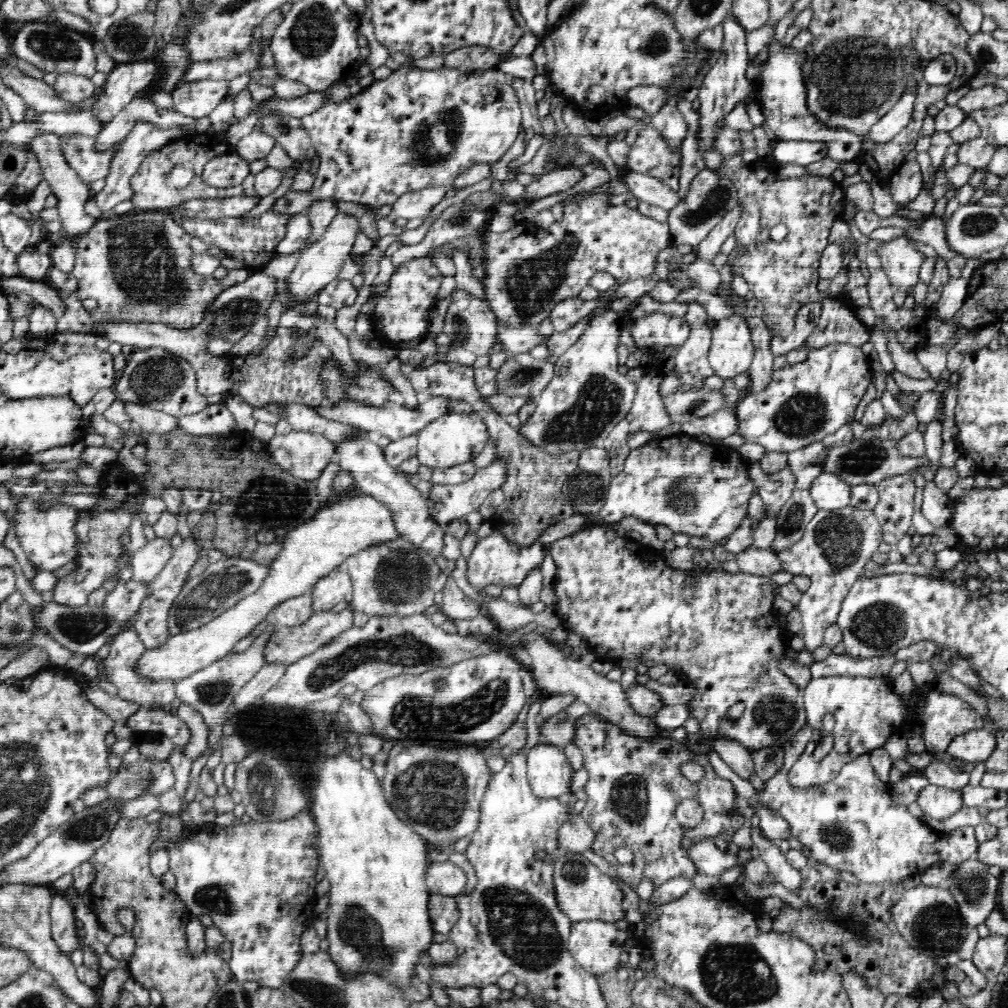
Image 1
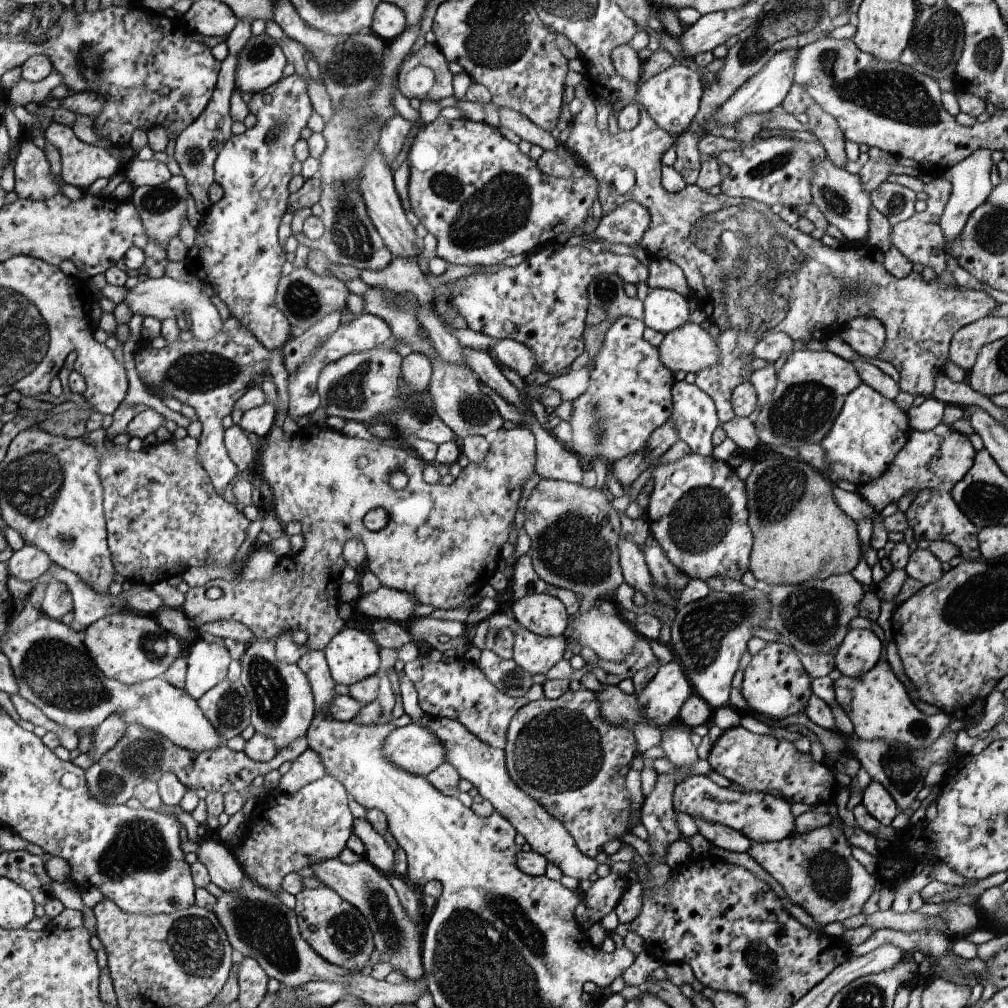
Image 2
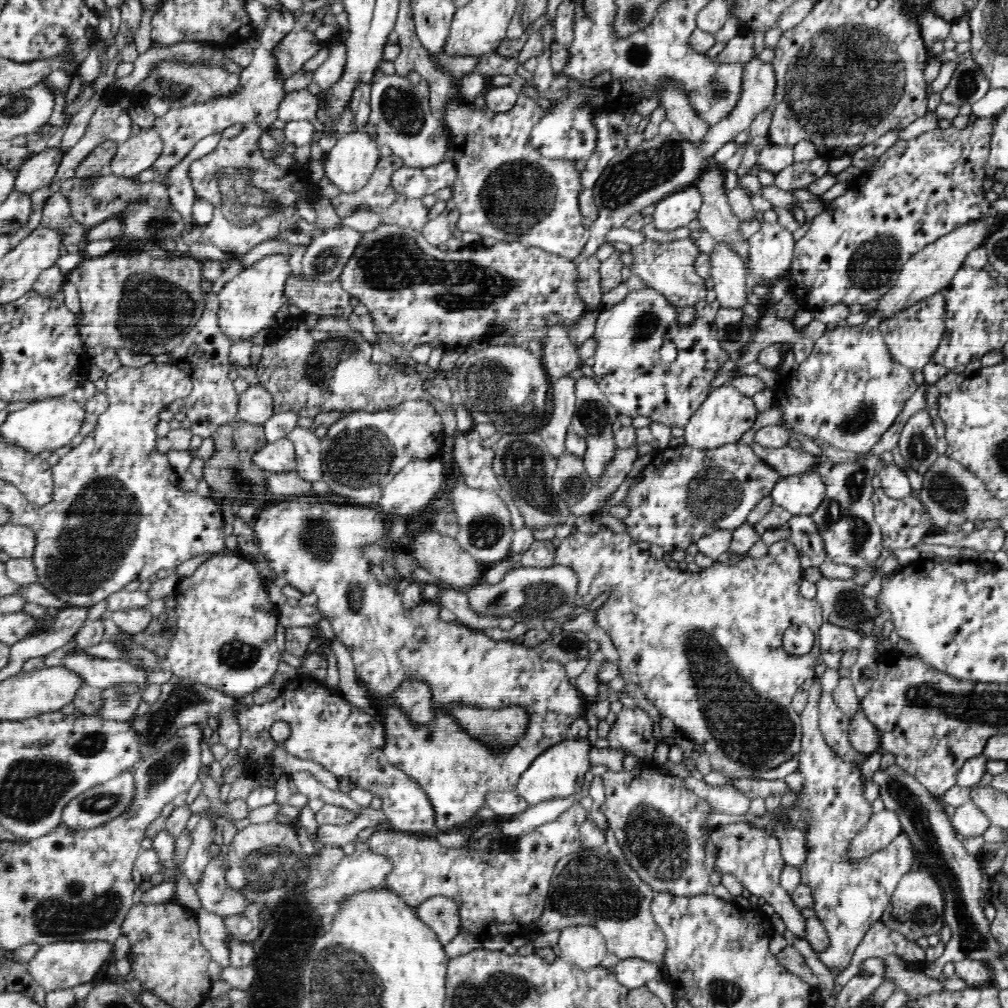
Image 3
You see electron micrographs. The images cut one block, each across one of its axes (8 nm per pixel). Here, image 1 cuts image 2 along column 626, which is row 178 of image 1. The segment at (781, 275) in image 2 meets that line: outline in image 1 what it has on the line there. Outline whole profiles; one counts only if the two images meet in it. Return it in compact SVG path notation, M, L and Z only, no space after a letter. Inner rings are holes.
M218 132L200 133L200 134L187 134L186 136L173 141L170 144L161 146L160 149L150 152L142 164L140 164L138 172L130 178L130 187L132 187L132 203L137 210L149 211L151 208L170 208L176 207L186 201L192 199L225 199L233 196L240 196L243 194L243 186L238 185L230 188L216 188L206 184L202 178L204 166L212 158L217 158L221 155L228 155L234 152L234 148L226 142L222 135Z

